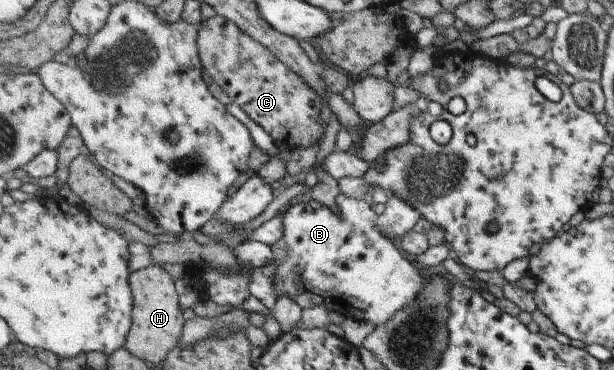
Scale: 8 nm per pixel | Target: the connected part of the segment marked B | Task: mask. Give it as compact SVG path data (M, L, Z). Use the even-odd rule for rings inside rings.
M341 193L334 203L340 217L332 213L330 205L316 199L287 209L283 236L271 245L277 266L273 287L276 297L288 296L303 310L323 305L346 318L384 325L420 295L427 281L380 231L379 215L368 199L357 200Z

